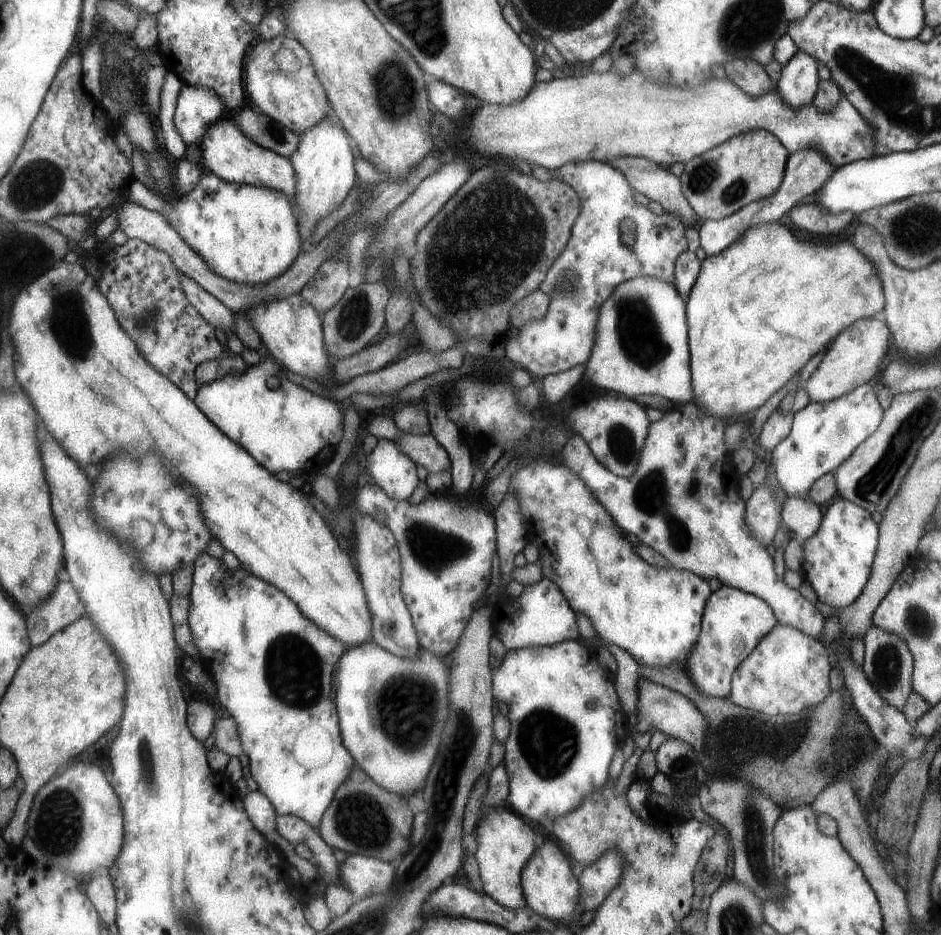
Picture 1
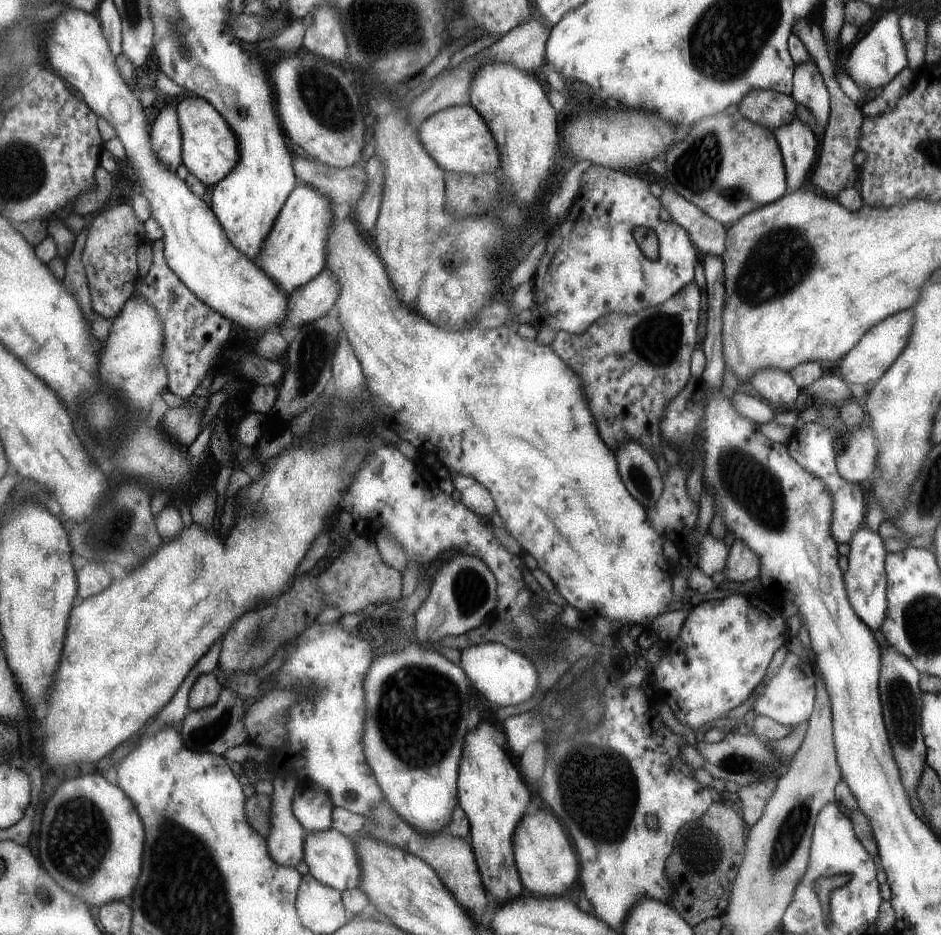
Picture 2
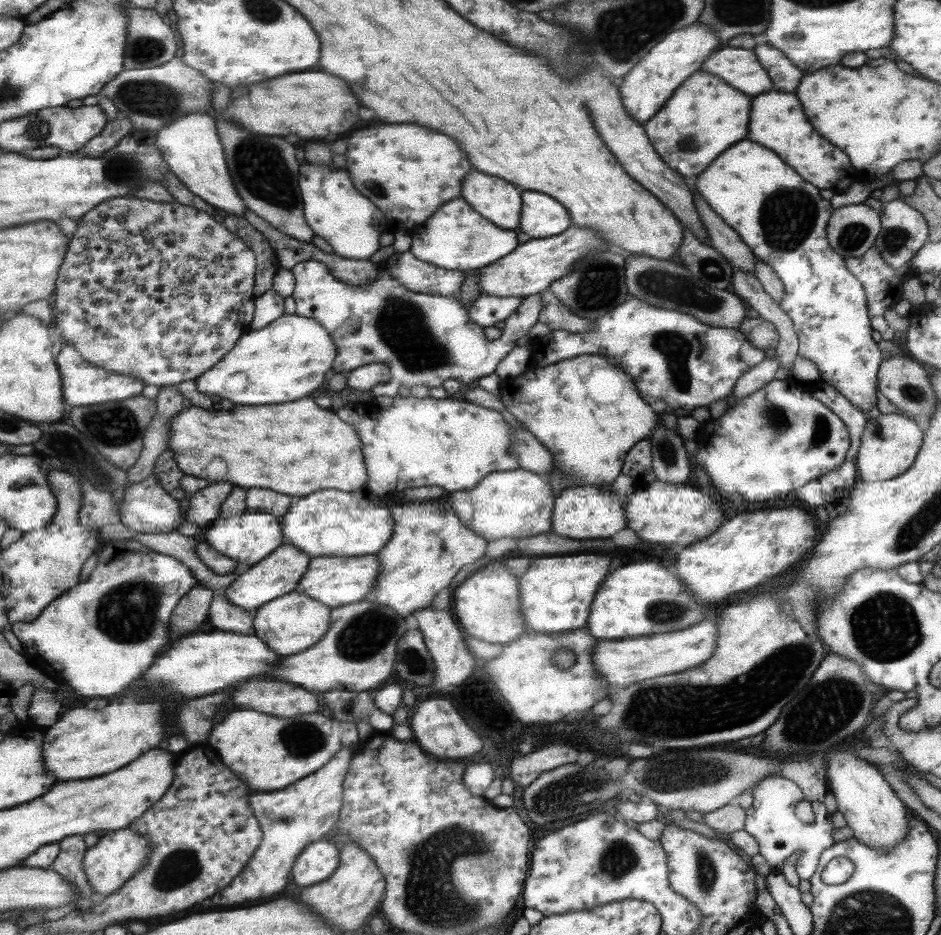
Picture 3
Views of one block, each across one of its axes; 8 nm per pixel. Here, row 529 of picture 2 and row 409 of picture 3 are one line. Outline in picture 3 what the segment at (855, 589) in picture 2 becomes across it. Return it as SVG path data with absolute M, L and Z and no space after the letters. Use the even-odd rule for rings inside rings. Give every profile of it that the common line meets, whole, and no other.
M750 140L736 144L736 148L728 148L728 152L724 152L716 164L710 164L693 182L712 210L736 229L755 256L772 267L777 278L785 285L784 299L778 303L794 323L800 357L816 364L820 371L820 381L836 387L855 408L869 412L877 404L876 374L882 362L882 354L878 344L872 340L866 290L847 268L846 258L840 256L827 239L827 227L830 226L834 211L831 202L822 198L816 186L802 180L772 150L762 148Z

